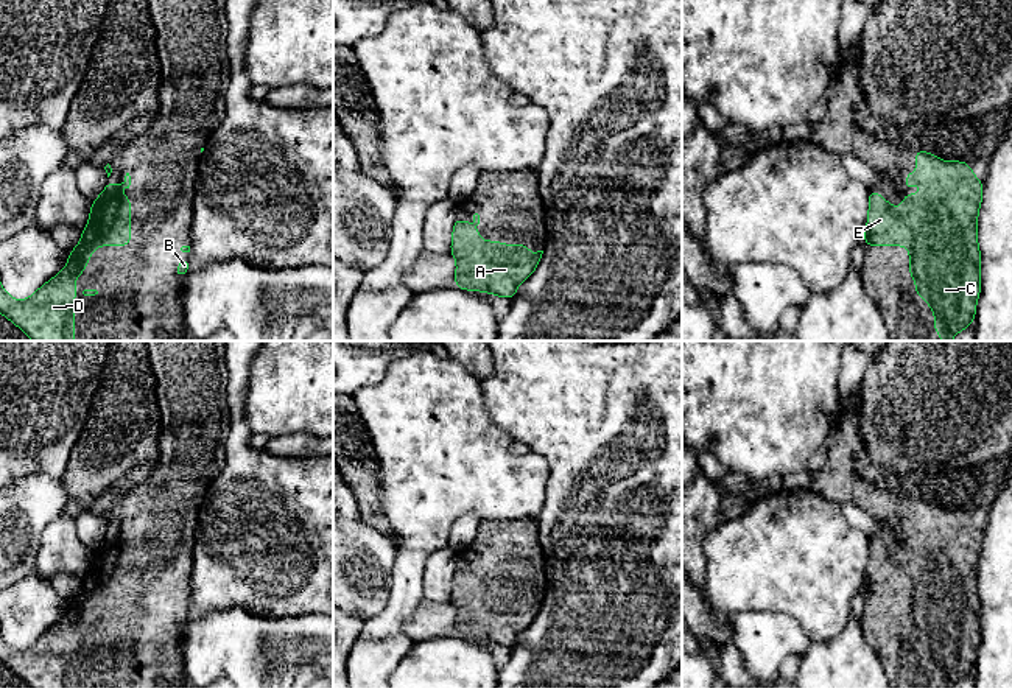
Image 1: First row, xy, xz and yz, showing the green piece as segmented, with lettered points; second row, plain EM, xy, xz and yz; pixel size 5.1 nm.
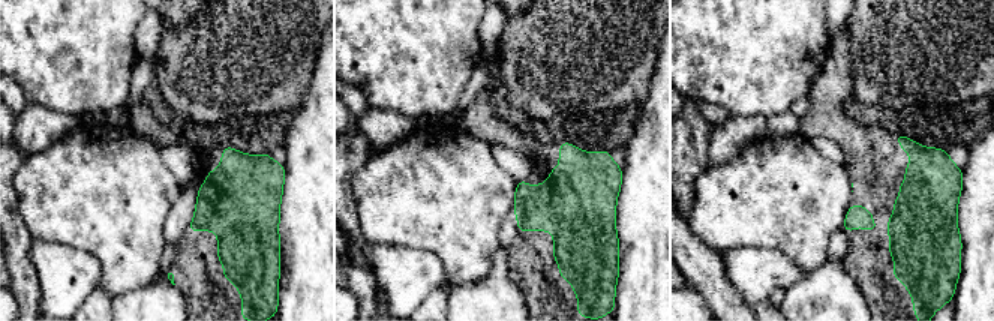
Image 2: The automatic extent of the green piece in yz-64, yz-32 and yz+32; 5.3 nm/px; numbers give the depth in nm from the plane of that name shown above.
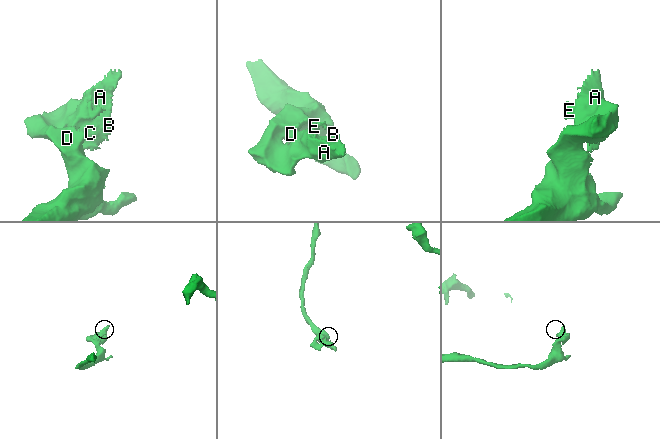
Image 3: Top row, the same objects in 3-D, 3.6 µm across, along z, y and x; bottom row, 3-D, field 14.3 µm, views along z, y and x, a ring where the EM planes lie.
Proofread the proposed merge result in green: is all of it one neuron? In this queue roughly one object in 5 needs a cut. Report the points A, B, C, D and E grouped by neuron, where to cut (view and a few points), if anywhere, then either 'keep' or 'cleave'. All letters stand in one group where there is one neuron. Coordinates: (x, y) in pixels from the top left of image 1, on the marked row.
groups A B C D E; cut none; keep

